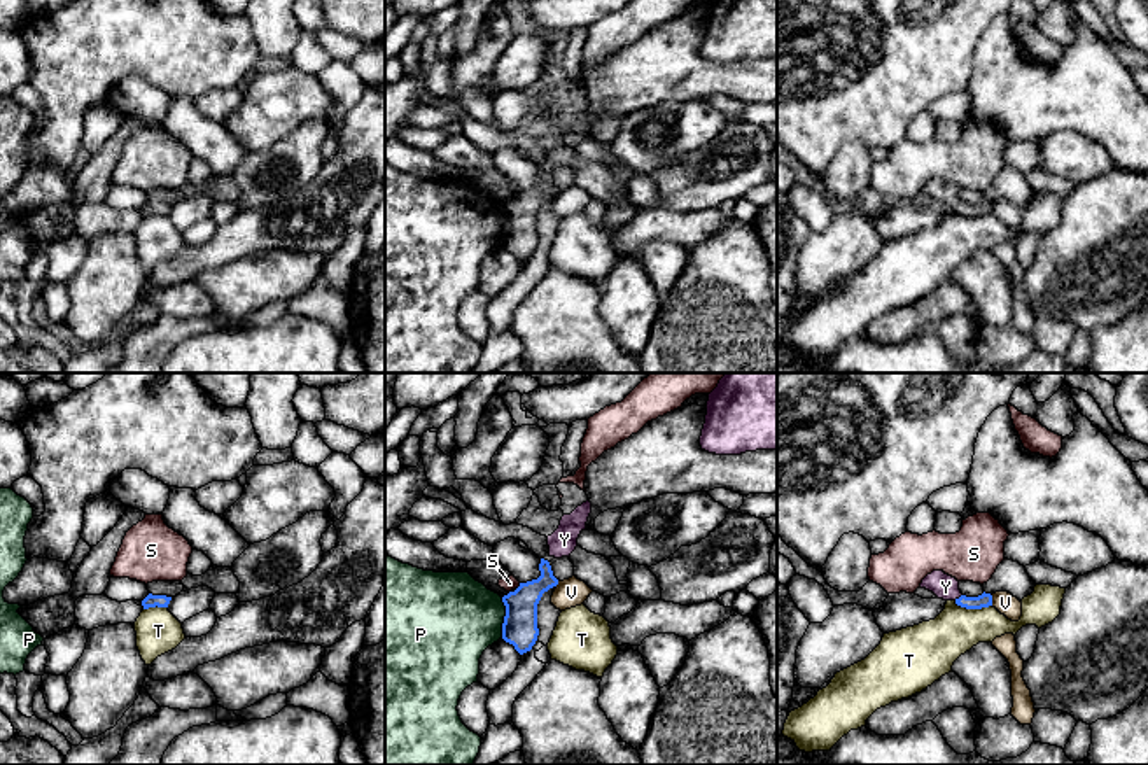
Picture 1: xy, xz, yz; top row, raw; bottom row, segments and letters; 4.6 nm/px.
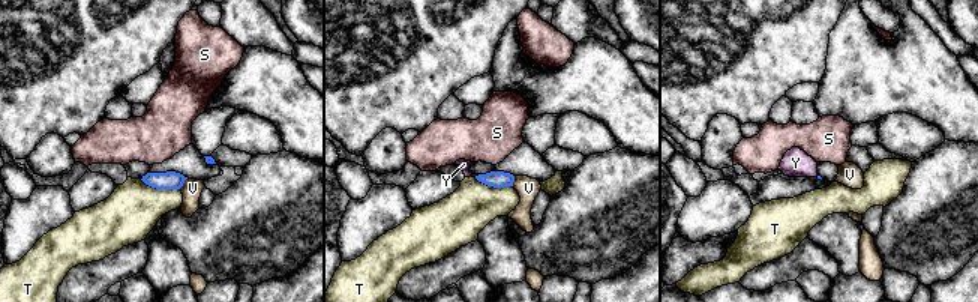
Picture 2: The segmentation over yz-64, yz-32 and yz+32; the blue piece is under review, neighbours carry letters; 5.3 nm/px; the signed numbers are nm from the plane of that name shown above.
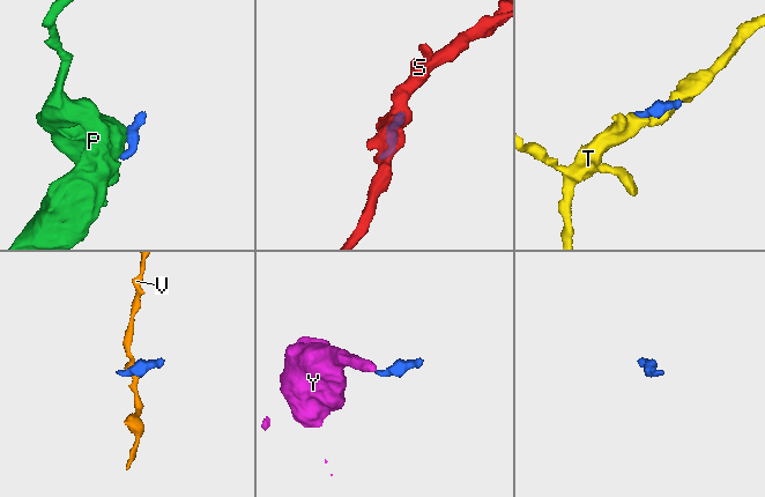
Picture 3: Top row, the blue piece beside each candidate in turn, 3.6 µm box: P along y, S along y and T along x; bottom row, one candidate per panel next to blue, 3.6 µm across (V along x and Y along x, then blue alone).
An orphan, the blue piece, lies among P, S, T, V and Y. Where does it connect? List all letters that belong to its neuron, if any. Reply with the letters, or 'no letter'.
Y

